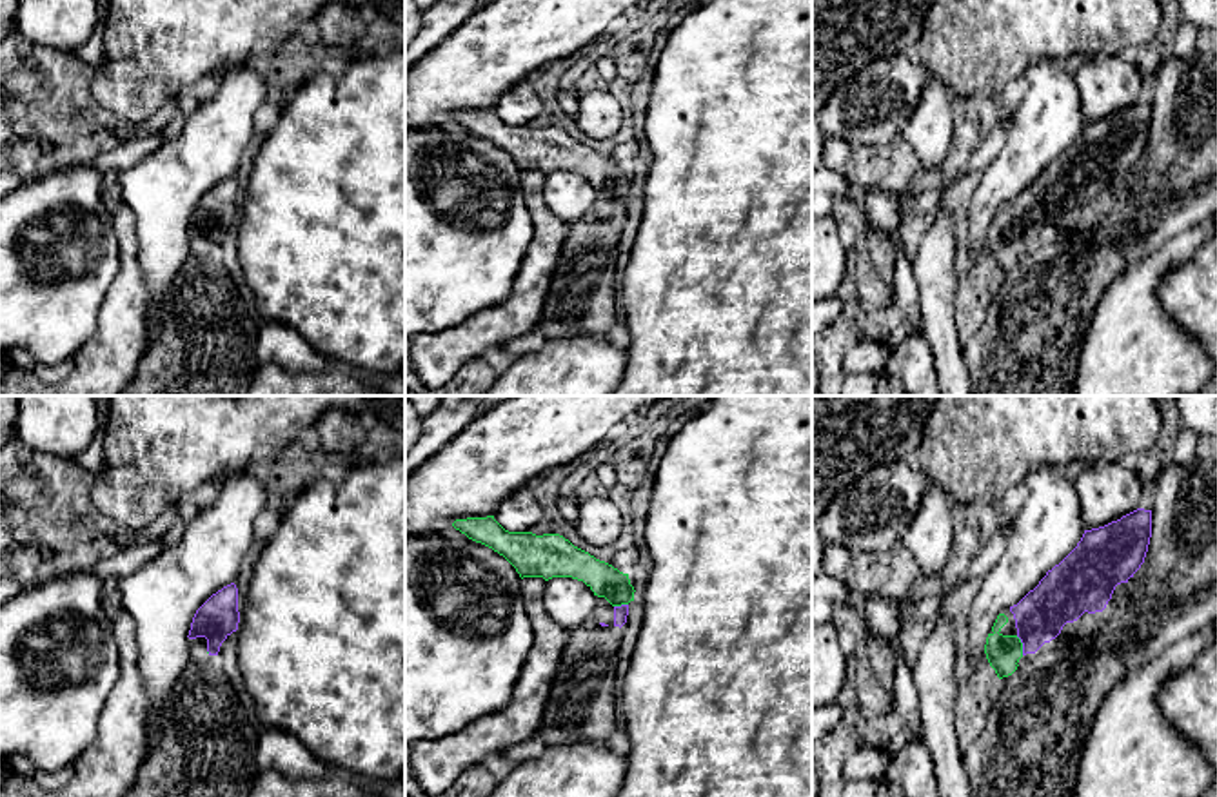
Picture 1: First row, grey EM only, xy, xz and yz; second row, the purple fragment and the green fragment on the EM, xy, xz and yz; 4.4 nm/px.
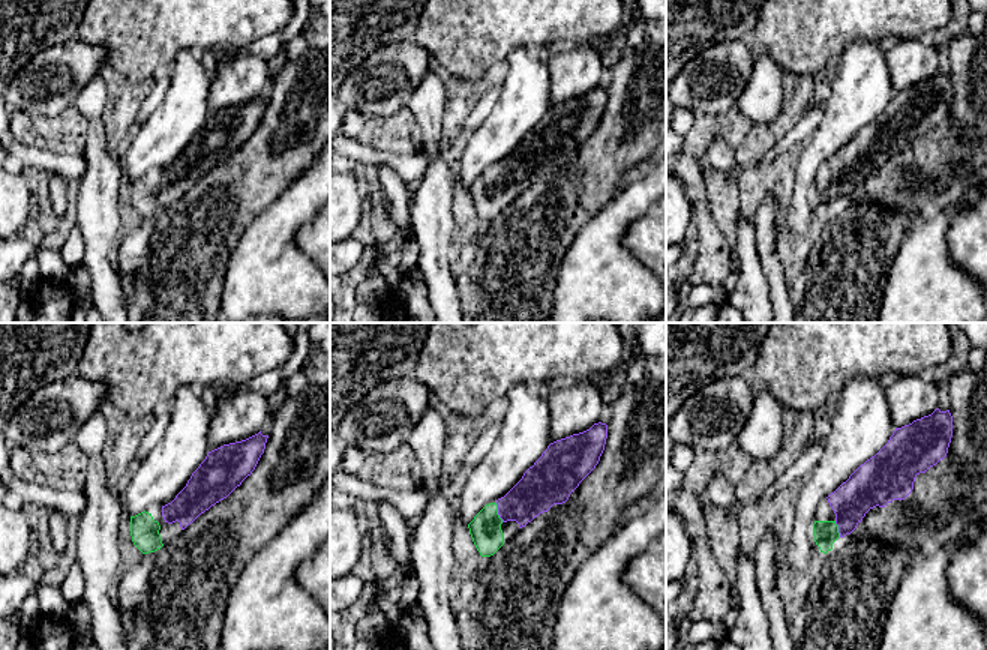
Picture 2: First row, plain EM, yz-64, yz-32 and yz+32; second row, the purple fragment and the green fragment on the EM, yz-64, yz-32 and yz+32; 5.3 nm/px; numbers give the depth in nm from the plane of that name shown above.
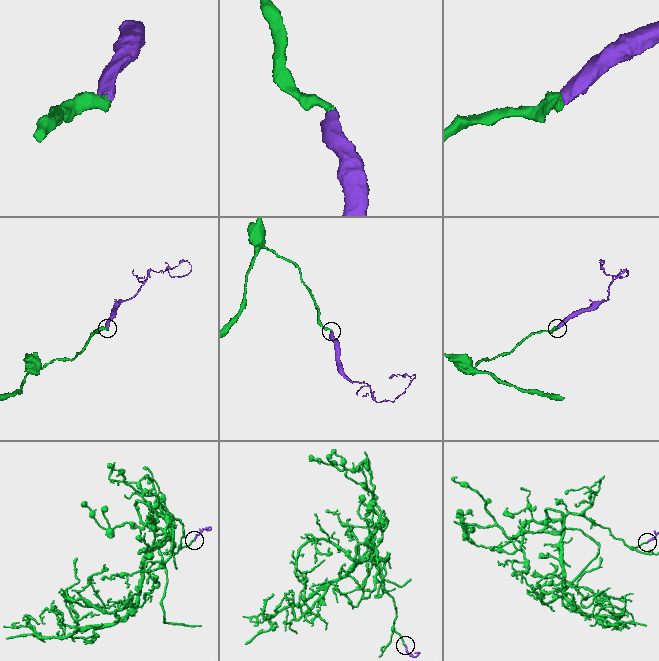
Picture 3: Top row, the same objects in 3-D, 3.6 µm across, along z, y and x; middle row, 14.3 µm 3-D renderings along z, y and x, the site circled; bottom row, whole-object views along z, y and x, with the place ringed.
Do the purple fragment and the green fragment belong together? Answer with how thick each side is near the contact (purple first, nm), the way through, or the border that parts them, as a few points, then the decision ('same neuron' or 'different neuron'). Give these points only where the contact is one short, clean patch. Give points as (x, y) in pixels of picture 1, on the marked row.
220/160 nm | across yz (1039, 616), (1030, 638), (1023, 645), (1003, 652) | same neuron

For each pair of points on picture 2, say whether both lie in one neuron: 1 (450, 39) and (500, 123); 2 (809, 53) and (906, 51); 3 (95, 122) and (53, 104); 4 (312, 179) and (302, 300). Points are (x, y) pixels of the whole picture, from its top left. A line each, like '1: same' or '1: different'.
1: different
2: different
3: different
4: same

